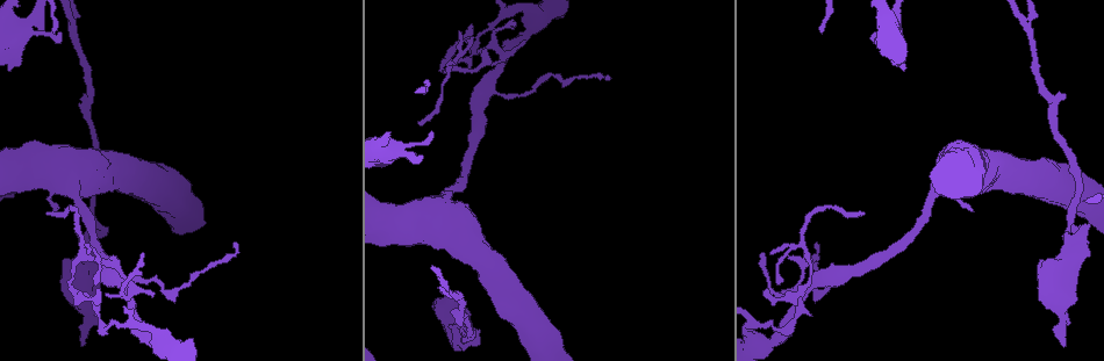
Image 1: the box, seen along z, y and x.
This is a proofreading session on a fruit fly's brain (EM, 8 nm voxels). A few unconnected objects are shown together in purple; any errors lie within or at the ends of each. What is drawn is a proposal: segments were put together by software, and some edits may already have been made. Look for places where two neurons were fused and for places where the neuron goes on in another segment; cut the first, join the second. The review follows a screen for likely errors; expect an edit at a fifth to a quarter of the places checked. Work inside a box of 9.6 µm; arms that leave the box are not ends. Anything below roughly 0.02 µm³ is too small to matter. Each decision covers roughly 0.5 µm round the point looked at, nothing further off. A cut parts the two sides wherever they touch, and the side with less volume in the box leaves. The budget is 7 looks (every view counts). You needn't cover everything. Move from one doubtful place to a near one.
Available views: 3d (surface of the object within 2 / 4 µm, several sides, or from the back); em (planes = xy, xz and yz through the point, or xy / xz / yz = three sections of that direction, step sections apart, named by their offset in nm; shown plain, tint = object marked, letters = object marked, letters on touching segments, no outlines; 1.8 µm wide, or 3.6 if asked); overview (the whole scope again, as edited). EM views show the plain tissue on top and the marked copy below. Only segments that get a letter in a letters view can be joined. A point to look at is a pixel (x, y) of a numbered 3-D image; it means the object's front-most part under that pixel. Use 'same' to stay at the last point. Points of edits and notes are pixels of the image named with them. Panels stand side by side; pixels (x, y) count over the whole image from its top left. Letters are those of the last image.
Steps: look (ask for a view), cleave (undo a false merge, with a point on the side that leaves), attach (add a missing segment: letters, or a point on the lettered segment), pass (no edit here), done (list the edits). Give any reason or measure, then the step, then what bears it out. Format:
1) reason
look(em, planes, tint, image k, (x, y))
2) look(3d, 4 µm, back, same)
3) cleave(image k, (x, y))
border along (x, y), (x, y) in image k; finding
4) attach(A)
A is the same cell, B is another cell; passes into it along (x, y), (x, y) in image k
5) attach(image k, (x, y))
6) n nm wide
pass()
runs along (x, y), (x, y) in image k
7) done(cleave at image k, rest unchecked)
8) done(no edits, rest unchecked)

look(em, planes, letters, image 1, (443, 285))

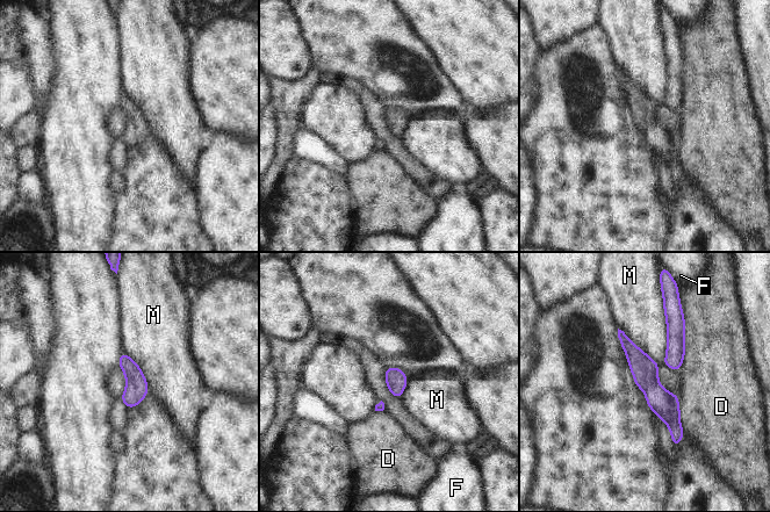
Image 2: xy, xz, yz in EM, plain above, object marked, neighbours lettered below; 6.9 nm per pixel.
140 nm wide
pass()
D, F and M are other cells; runs along (620, 333), (668, 409), (676, 442) in image 2; continuous, no second neuron

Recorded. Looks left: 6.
look(em, xy, step 4, letters, image 1, (1066, 344))

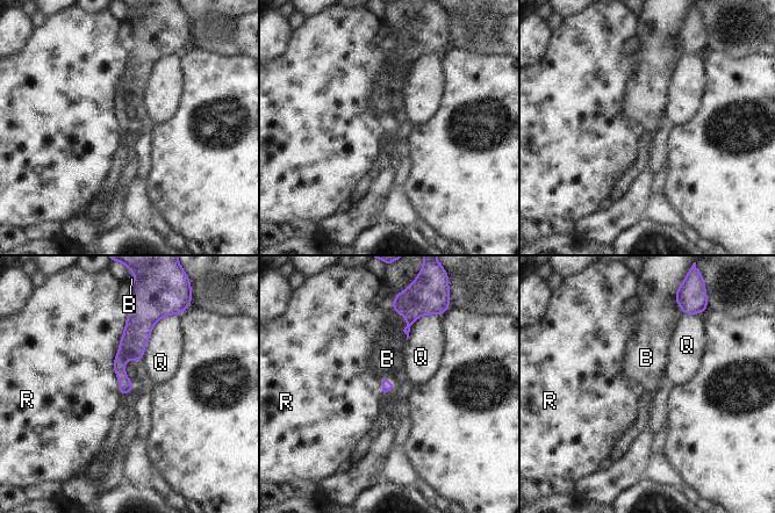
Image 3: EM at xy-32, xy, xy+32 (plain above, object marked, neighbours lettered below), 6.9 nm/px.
pass()
B, Q and R are other cells; border along (392, 305), (406, 318), (407, 339) in image 3; none of them fits

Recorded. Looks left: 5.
three-way junction
look(em, yz, step 16, tint, image 1, (86, 257))

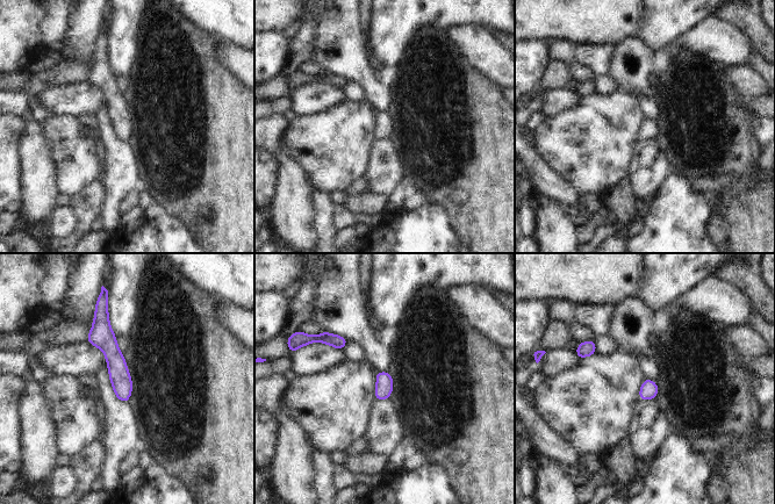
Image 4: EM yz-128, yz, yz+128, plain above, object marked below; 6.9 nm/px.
look(em, planes, letters, same)

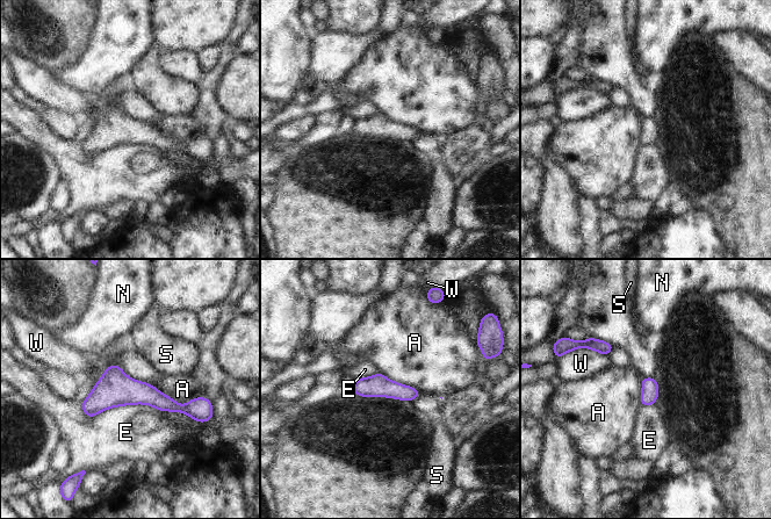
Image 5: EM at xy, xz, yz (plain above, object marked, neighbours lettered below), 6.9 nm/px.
pass()
A, E, N, S and W are other cells; one neuron here

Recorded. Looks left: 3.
done(no edits, rest unchecked)

